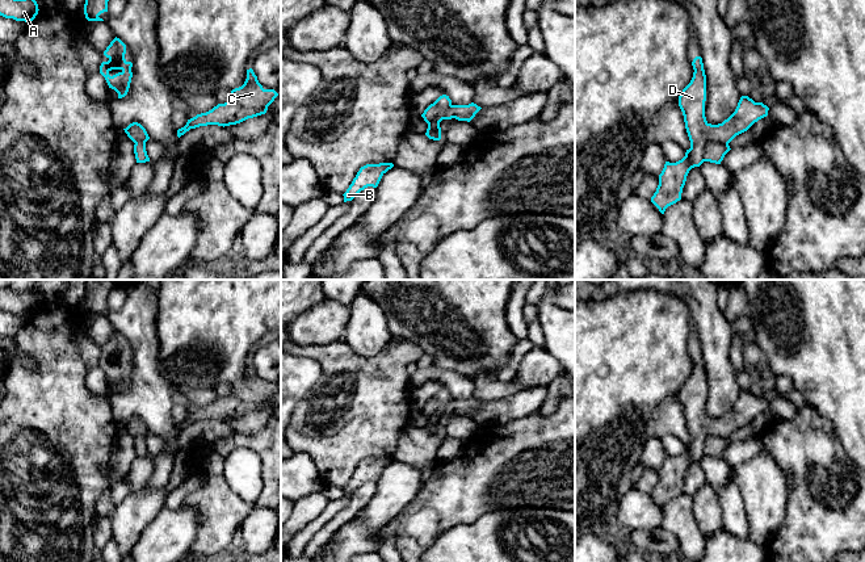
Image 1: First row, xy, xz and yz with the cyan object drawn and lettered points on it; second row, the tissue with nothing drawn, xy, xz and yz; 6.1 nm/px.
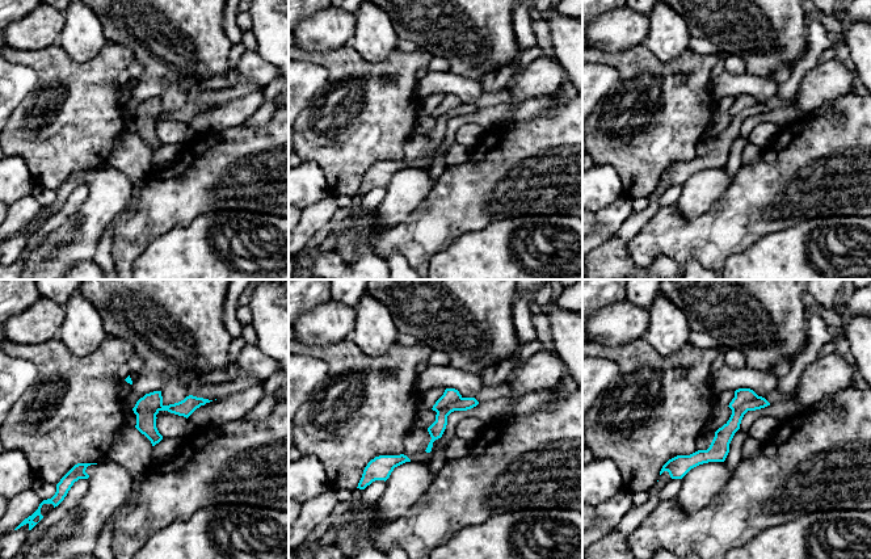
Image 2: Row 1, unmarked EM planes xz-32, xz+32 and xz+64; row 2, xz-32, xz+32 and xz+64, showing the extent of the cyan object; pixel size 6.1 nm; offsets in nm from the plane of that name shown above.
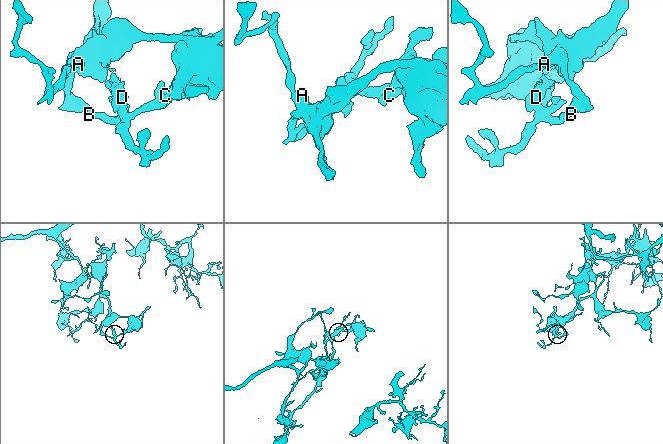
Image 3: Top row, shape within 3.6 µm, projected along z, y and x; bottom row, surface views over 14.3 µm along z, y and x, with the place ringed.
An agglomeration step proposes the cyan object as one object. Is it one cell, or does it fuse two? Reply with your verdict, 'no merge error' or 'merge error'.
merge error

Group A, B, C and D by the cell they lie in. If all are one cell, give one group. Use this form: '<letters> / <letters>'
A D / B C

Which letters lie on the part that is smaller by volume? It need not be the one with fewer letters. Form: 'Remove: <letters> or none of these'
Remove: B, C

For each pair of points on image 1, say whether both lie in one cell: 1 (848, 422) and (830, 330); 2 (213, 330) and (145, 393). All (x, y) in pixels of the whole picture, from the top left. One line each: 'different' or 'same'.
1: same
2: different

